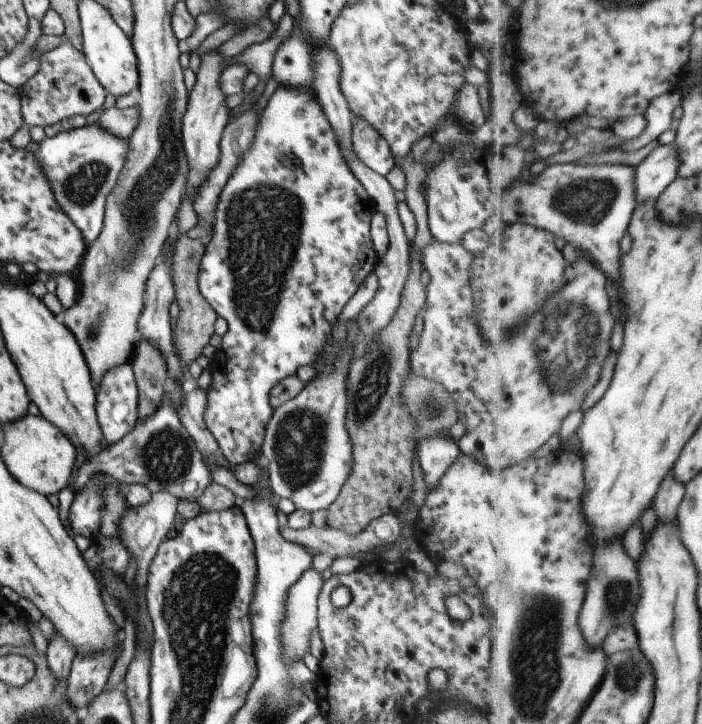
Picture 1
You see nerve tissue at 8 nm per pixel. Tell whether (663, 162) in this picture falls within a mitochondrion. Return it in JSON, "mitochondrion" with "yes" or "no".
{"mitochondrion":"no"}

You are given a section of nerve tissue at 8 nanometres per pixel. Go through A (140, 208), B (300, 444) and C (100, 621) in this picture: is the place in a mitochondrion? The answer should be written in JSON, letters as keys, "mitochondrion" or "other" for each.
{"A":"mitochondrion","B":"mitochondrion","C":"other"}

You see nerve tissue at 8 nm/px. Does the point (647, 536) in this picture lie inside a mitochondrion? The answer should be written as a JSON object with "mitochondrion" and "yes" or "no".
{"mitochondrion":"no"}

